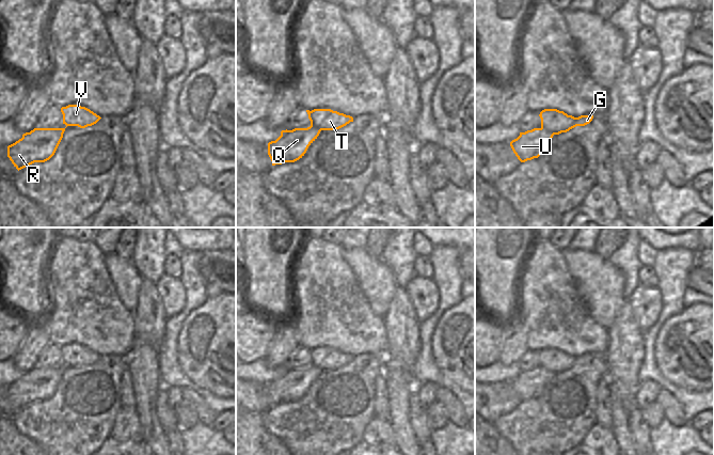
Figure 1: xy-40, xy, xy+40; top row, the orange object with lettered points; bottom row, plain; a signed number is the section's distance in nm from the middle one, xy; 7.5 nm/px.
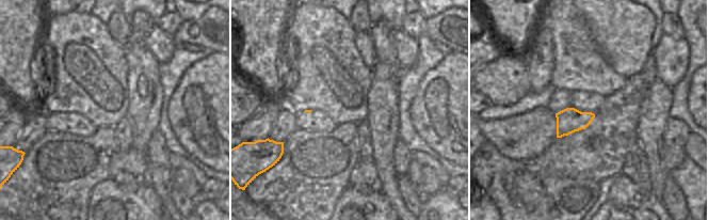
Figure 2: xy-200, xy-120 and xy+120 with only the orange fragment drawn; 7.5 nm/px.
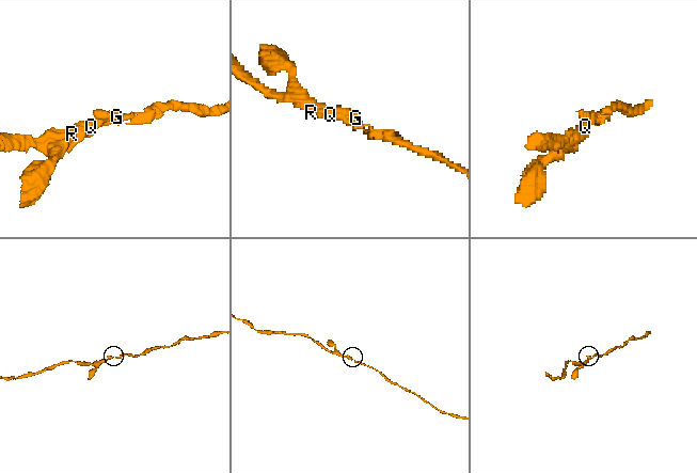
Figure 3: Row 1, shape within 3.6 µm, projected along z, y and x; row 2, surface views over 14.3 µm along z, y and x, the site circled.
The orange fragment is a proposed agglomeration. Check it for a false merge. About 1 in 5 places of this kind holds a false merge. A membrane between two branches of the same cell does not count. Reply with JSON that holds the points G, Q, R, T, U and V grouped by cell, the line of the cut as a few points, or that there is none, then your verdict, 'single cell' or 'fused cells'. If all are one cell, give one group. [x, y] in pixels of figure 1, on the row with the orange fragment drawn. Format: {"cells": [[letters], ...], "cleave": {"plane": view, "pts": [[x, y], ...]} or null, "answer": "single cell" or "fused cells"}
{"cells": [["G", "Q", "R", "T", "U", "V"]], "cleave": null, "answer": "single cell"}

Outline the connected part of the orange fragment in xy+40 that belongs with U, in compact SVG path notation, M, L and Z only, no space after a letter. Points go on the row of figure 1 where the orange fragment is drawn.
M544 109L539 114L541 127L520 132L510 146L521 162L538 158L554 135L567 132L576 126L589 124L593 115L574 117L557 109Z

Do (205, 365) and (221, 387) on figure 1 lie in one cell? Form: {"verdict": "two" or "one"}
{"verdict": "one"}

